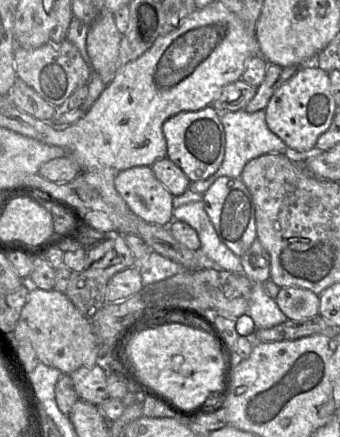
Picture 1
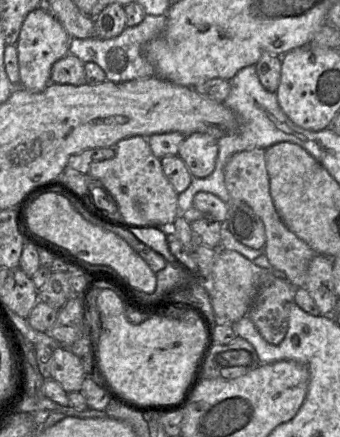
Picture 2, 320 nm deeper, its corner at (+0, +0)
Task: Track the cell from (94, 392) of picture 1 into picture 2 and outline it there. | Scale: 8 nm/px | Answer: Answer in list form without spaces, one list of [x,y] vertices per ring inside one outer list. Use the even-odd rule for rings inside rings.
[[[64,347],[53,350],[51,378],[67,392],[80,392],[85,372],[78,357]]]

